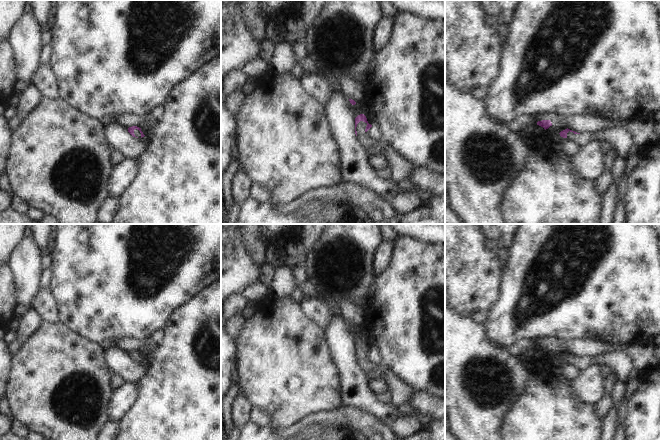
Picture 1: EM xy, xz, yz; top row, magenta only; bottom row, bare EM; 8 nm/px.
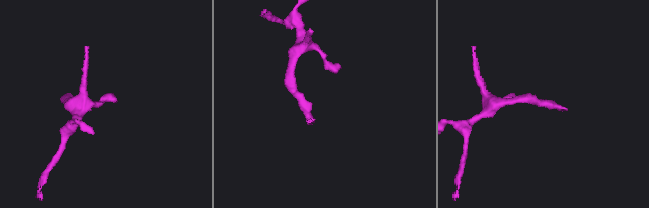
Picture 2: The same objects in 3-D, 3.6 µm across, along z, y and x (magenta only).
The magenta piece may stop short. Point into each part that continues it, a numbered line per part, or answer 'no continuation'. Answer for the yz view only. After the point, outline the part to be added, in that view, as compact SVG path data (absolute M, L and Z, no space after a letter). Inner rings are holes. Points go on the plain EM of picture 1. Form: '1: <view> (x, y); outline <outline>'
1: yz (580, 363); outline M570 355L567 357L567 362L575 366L581 372L592 364L591 358L574 358Z

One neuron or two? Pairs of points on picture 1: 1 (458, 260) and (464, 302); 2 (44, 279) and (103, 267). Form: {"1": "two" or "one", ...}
{"1": "one", "2": "two"}

